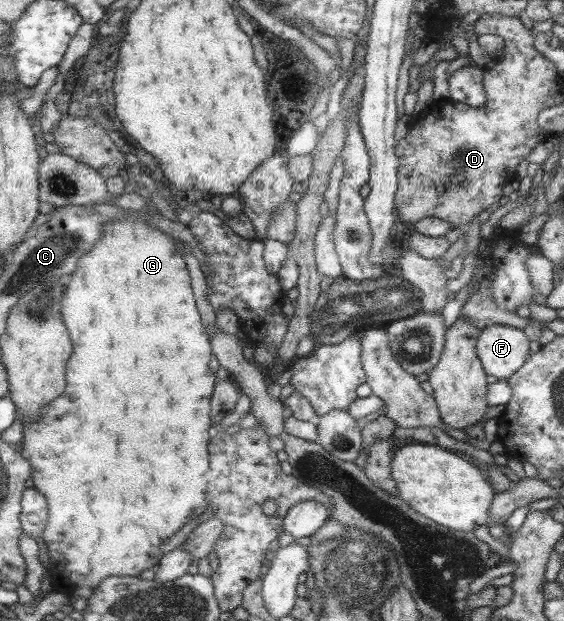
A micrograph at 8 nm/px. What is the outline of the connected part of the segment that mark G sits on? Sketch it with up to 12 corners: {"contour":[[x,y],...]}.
{"contour":[[122,211],[22,421],[53,589],[203,505],[213,373],[173,239]]}

